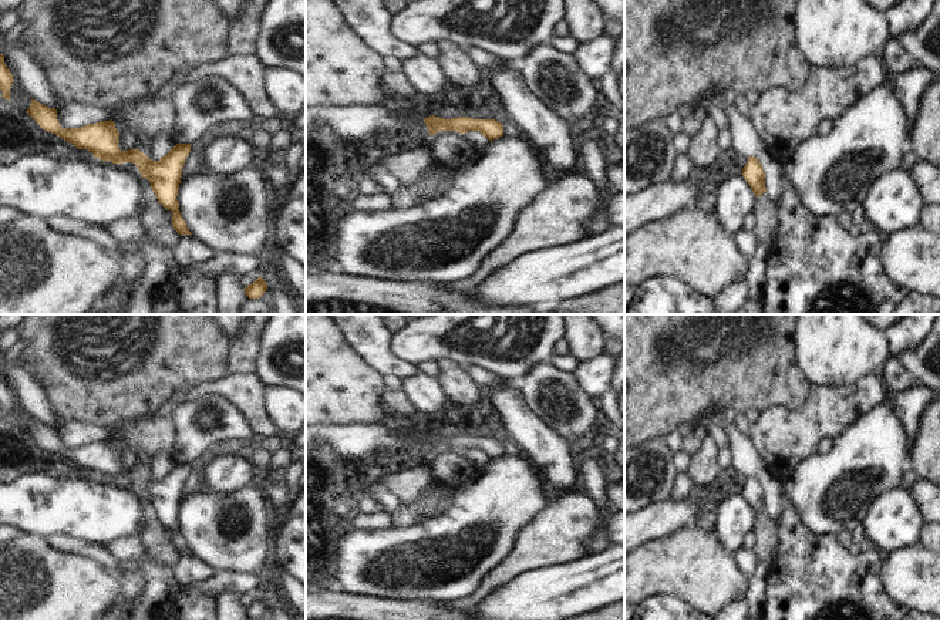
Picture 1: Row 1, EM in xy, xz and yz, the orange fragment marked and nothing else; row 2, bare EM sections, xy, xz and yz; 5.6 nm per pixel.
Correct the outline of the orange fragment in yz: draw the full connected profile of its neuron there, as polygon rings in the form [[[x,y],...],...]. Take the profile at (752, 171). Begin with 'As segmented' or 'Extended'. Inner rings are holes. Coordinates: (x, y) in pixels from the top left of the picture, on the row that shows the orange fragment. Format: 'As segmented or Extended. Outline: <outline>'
As segmented. Outline: [[[754,156],[748,158],[748,162],[742,168],[742,176],[745,178],[757,198],[767,191],[765,173],[761,162],[757,158]]]

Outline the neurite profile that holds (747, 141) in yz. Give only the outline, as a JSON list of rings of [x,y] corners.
[[[735,102],[724,107],[728,115],[728,127],[731,128],[734,148],[747,158],[757,158],[765,173],[765,188],[774,203],[779,203],[779,196],[785,181],[781,175],[779,159],[776,159],[767,144],[757,132],[751,117],[745,114]]]

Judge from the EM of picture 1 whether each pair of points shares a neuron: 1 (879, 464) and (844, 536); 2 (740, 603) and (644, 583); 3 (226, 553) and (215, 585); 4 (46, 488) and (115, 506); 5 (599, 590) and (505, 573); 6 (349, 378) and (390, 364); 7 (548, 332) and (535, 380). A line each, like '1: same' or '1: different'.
1: different
2: different
3: different
4: same
5: different
6: different
7: different

